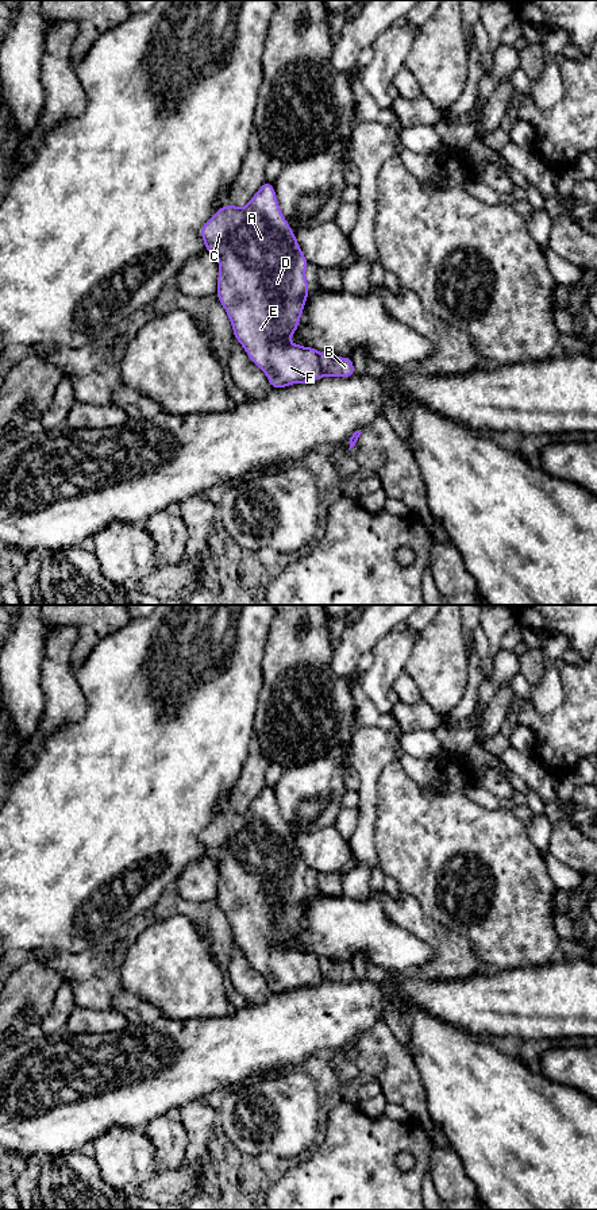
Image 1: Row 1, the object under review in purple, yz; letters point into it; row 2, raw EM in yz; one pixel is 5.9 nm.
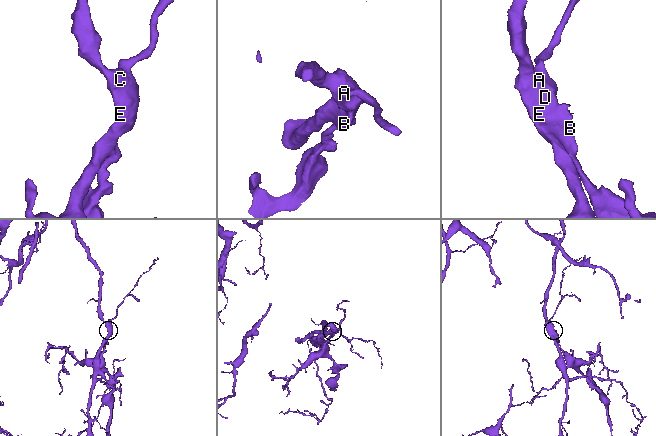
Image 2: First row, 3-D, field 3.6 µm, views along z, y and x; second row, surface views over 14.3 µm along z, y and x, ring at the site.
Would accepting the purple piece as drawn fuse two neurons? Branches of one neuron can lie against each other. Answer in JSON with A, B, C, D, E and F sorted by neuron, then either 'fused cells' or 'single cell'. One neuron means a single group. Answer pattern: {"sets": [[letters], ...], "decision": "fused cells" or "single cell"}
{"sets": [["A", "C", "D", "E", "F"], ["B"]], "decision": "fused cells"}

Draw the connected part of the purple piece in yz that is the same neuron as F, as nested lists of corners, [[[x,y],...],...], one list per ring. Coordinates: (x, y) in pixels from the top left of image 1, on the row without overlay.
[[[263,786],[244,813],[231,808],[219,813],[201,832],[200,841],[205,856],[219,864],[216,901],[228,920],[234,943],[266,979],[270,991],[281,994],[319,986],[323,982],[320,957],[288,945],[298,933],[311,894],[304,879],[309,867],[280,814],[274,790]]]

